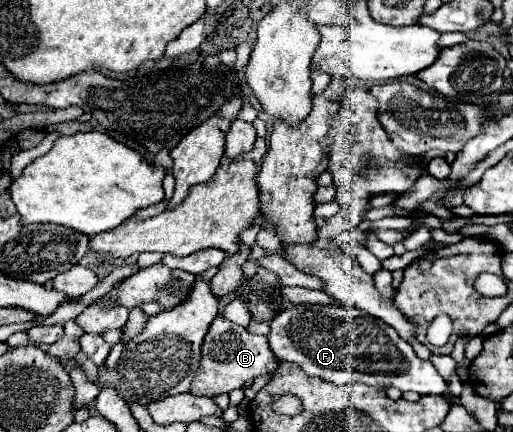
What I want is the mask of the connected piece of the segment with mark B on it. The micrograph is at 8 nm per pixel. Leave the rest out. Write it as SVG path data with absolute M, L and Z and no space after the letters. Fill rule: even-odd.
M217 317L209 333L205 335L203 349L201 349L201 369L199 377L195 377L191 385L191 393L201 397L215 397L223 393L231 393L233 389L245 389L247 383L261 375L273 377L279 367L277 357L269 349L269 341L263 335L253 335L245 327L231 323L223 317Z

